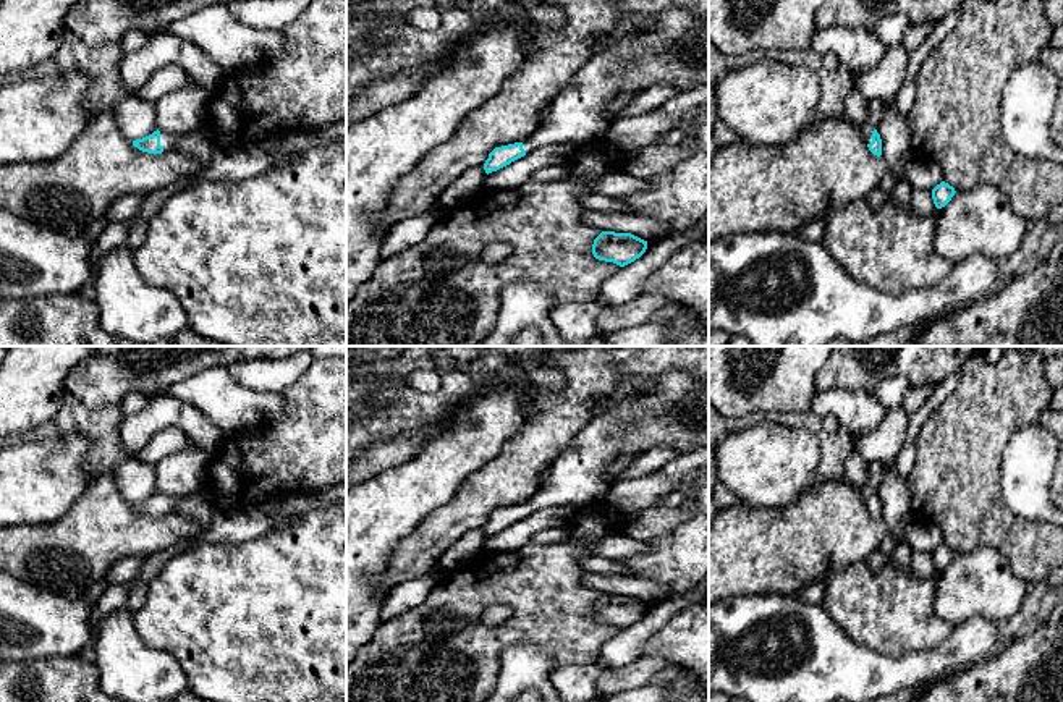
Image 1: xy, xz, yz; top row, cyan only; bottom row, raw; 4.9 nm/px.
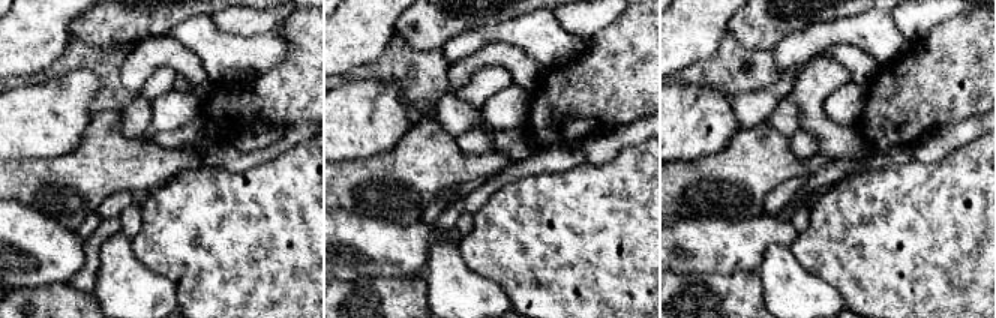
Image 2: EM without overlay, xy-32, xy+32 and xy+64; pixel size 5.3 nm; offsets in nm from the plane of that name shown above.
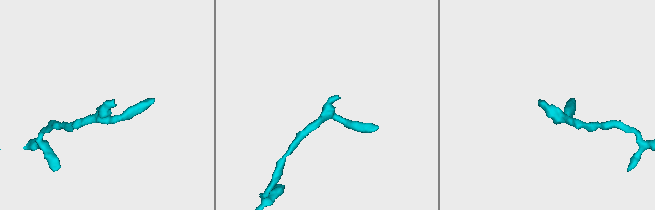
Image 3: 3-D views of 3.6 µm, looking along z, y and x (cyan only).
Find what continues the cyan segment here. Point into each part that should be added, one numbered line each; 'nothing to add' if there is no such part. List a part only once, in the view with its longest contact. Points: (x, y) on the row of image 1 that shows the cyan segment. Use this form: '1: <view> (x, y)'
1: xy (167, 141)

